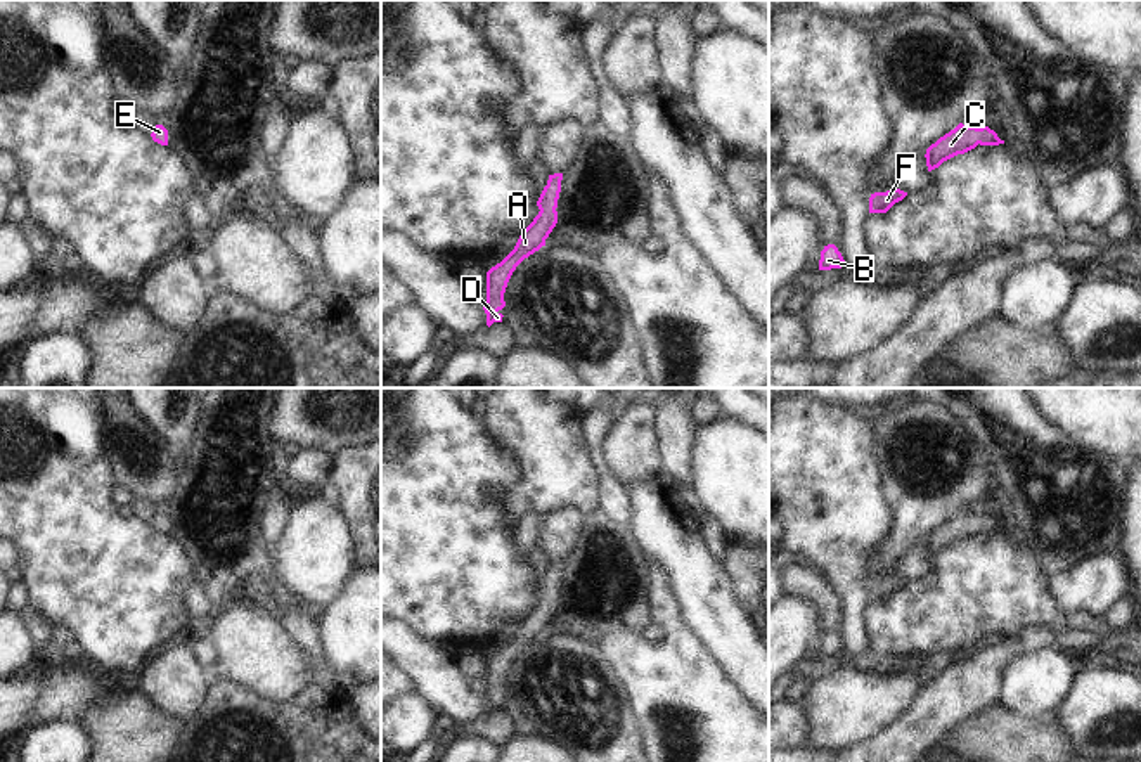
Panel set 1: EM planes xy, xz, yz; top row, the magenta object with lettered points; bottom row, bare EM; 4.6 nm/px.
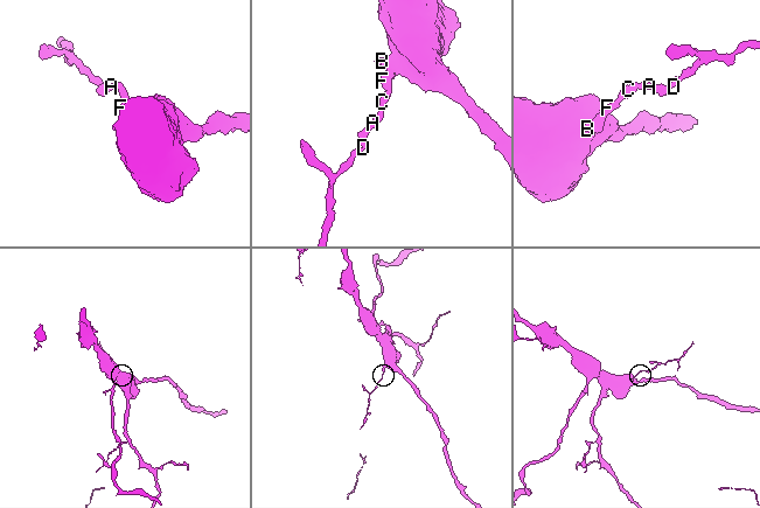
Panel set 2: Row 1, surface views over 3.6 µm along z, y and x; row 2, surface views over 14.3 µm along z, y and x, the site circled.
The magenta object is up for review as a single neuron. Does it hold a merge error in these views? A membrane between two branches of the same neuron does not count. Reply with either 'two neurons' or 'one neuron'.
one neuron

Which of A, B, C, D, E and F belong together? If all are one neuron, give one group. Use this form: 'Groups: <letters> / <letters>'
Groups: A B C D E F.

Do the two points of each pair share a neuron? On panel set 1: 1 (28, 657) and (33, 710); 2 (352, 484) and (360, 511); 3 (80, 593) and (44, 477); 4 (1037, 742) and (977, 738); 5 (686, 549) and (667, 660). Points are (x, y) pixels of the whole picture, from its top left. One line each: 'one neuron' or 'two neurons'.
1: two neurons
2: one neuron
3: one neuron
4: one neuron
5: two neurons

